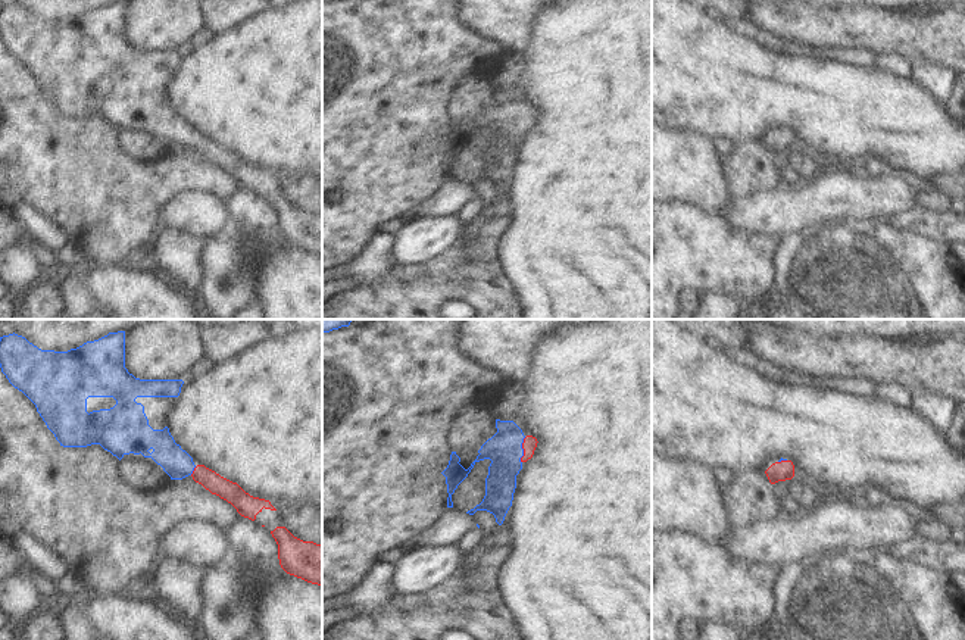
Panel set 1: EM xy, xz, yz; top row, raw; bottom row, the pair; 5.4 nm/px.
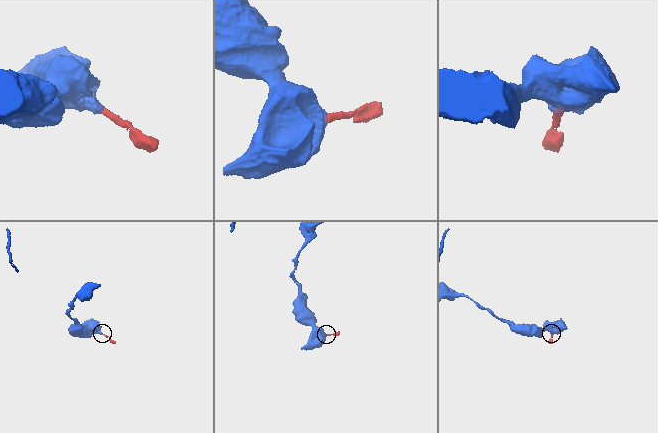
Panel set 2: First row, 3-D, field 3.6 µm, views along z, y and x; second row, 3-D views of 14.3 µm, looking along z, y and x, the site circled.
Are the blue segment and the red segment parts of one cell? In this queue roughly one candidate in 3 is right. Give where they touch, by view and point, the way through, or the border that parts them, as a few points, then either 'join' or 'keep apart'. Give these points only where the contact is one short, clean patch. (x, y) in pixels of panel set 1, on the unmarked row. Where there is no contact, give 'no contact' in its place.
contact xz (522, 121); way xz (505, 121), (522, 121), (530, 114); join

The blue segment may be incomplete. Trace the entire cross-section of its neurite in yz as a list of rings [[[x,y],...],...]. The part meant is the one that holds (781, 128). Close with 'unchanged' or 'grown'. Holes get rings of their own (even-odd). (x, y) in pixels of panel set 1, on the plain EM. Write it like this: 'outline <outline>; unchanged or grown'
outline [[[781,128],[778,132],[772,134],[765,144],[771,154],[791,150],[794,147],[794,135],[791,131]]]; grown

